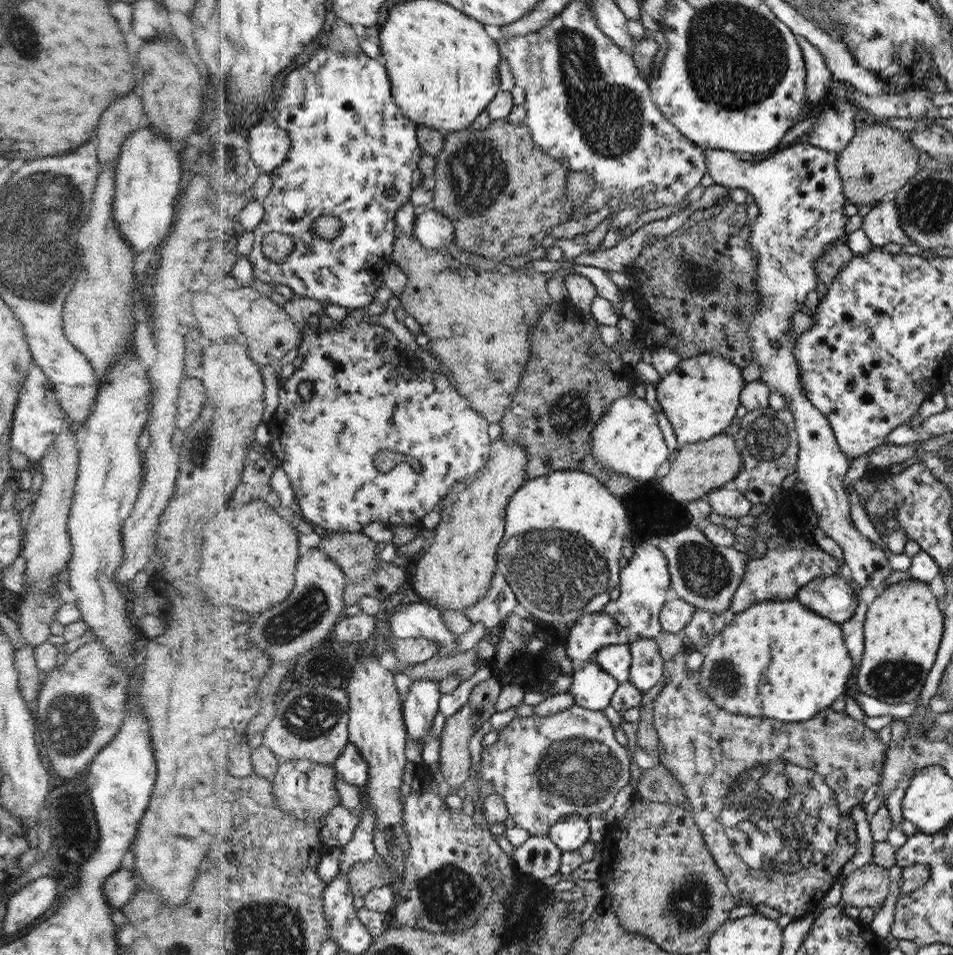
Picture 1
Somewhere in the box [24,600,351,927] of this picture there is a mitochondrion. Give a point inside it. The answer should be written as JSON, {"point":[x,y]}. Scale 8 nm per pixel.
{"point":[68,722]}

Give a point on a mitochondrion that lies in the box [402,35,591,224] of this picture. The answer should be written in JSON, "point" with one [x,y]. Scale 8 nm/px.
{"point":[476,172]}

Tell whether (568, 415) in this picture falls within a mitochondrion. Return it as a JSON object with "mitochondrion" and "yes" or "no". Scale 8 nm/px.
{"mitochondrion":"yes"}

